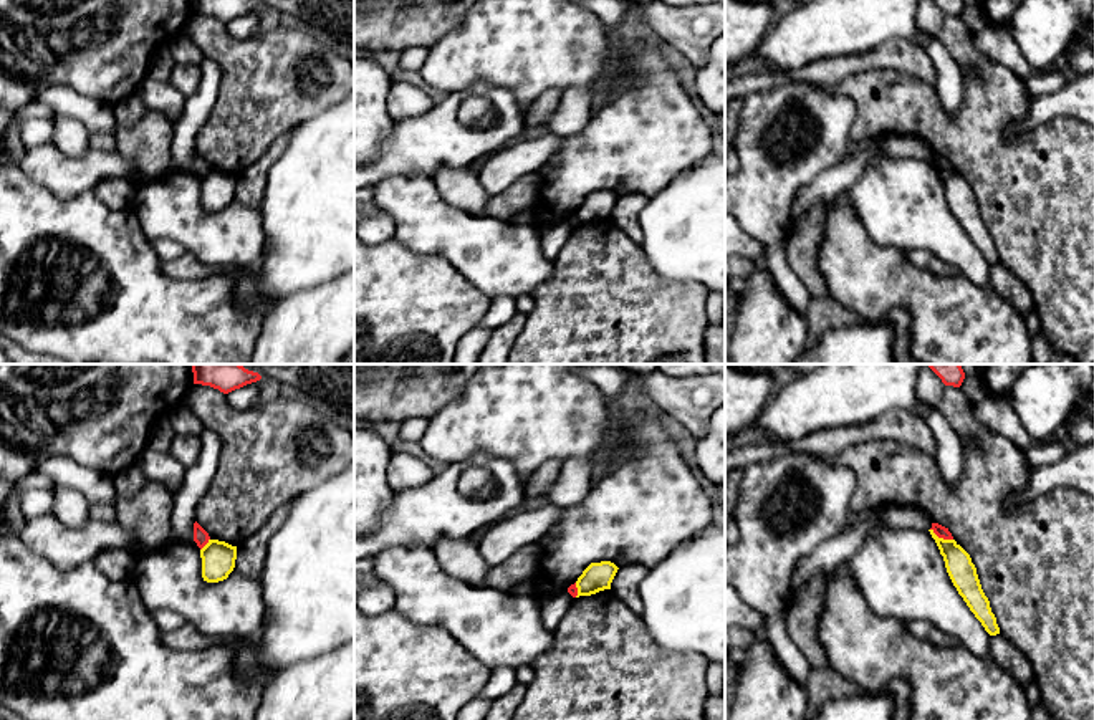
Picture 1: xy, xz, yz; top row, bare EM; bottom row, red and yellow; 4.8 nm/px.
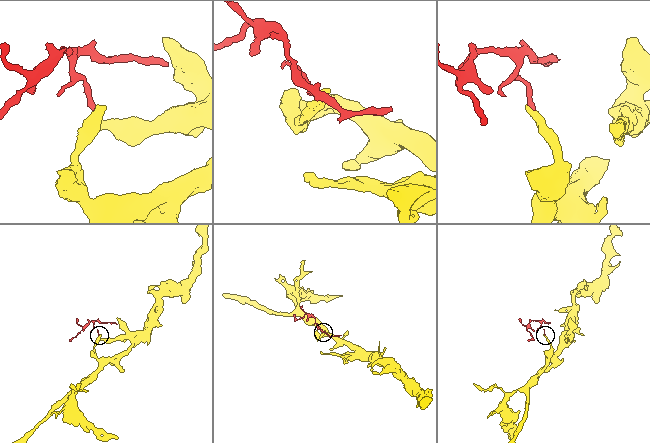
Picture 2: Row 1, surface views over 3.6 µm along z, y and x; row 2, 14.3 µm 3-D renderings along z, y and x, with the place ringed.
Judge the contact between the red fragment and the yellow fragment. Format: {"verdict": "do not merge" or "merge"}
{"verdict": "do not merge"}

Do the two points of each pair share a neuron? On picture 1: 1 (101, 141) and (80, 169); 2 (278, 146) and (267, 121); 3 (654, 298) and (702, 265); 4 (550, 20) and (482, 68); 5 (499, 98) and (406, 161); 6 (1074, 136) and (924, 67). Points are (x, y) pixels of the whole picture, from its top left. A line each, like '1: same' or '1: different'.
1: different
2: different
3: different
4: same
5: same
6: different

